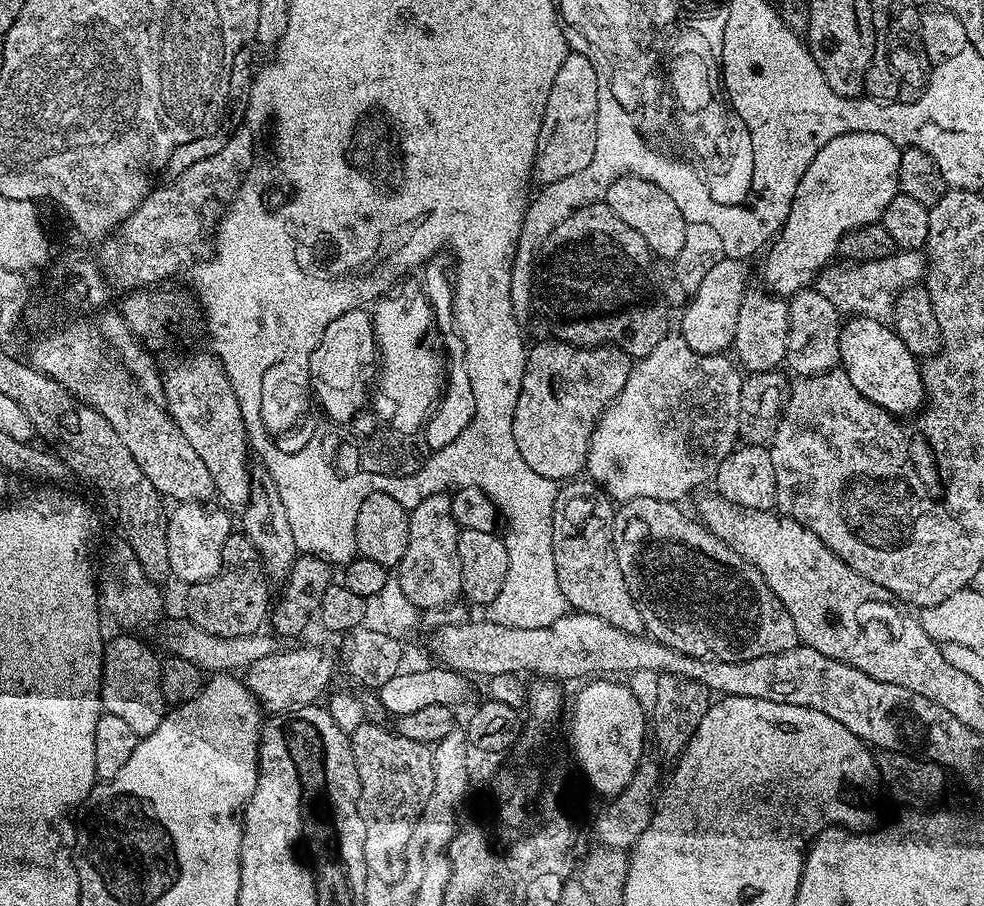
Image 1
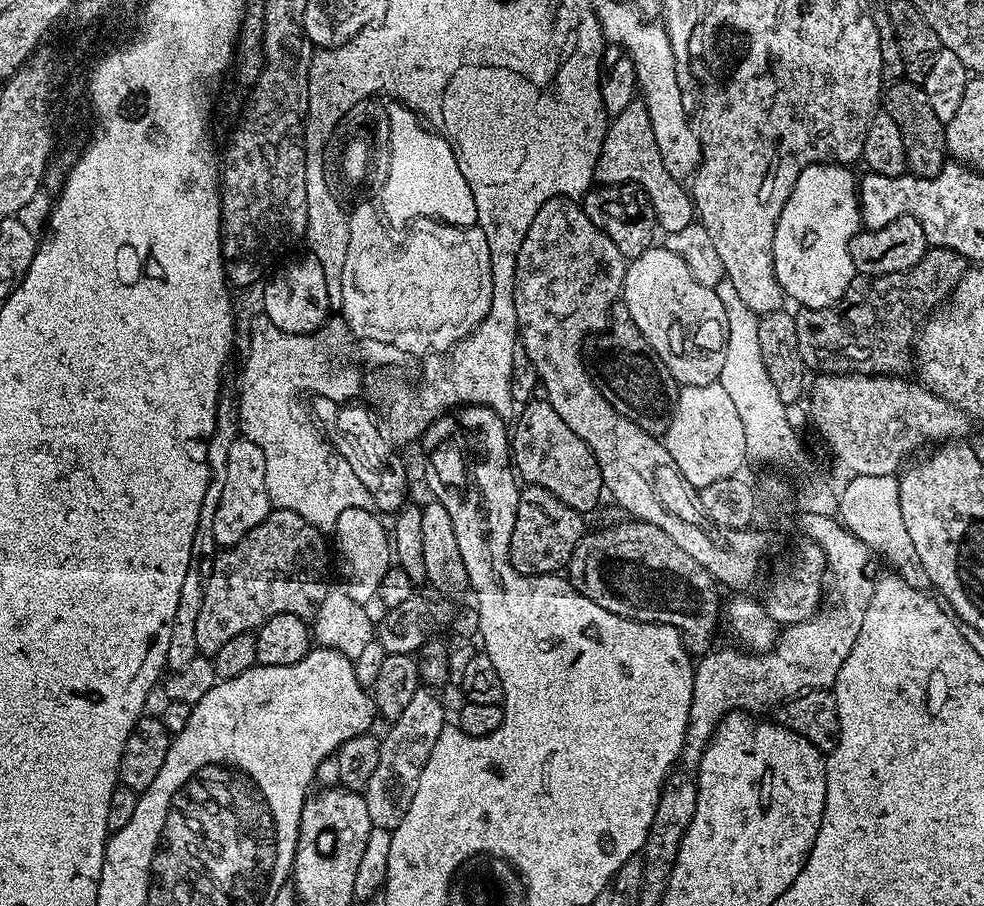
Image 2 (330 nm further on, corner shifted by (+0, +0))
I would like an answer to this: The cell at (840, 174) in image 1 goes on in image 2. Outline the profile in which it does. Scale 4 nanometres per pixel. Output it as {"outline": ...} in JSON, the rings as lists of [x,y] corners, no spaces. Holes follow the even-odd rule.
{"outline":[[[835,162],[811,164],[798,174],[790,198],[782,206],[778,226],[774,230],[774,274],[789,301],[797,300],[800,308],[829,308],[844,300],[854,269],[850,262],[850,242],[861,231],[858,176],[851,167]]]}

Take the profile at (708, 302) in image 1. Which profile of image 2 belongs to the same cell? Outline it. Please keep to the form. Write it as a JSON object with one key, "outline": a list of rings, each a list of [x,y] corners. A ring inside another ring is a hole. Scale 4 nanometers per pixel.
{"outline":[[[653,246],[631,260],[624,270],[622,304],[628,307],[628,319],[634,322],[634,326],[638,326],[660,361],[671,370],[677,385],[706,386],[719,381],[722,362],[726,362],[726,310],[722,310],[722,301],[718,299],[716,289],[702,286],[702,282],[690,274],[686,262],[678,258],[678,254],[670,254],[670,250],[663,246]]]}

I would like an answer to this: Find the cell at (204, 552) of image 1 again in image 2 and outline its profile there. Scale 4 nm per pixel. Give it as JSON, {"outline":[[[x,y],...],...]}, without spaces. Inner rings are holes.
{"outline":[[[237,438],[230,446],[226,461],[226,484],[222,489],[222,498],[214,513],[214,538],[217,545],[231,546],[238,543],[258,522],[267,518],[274,505],[266,490],[266,458],[253,440]]]}

